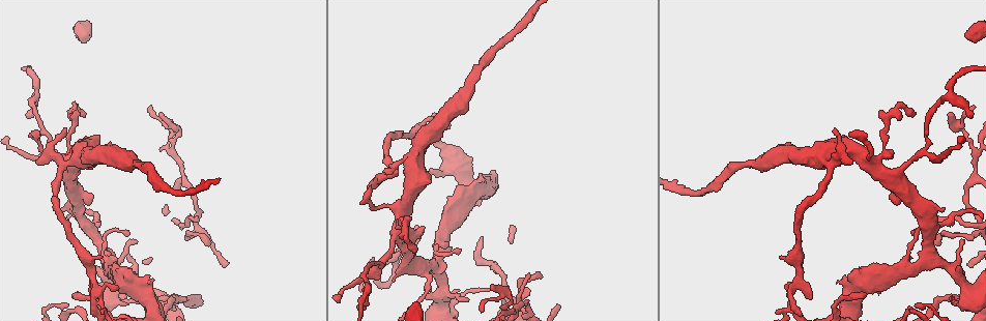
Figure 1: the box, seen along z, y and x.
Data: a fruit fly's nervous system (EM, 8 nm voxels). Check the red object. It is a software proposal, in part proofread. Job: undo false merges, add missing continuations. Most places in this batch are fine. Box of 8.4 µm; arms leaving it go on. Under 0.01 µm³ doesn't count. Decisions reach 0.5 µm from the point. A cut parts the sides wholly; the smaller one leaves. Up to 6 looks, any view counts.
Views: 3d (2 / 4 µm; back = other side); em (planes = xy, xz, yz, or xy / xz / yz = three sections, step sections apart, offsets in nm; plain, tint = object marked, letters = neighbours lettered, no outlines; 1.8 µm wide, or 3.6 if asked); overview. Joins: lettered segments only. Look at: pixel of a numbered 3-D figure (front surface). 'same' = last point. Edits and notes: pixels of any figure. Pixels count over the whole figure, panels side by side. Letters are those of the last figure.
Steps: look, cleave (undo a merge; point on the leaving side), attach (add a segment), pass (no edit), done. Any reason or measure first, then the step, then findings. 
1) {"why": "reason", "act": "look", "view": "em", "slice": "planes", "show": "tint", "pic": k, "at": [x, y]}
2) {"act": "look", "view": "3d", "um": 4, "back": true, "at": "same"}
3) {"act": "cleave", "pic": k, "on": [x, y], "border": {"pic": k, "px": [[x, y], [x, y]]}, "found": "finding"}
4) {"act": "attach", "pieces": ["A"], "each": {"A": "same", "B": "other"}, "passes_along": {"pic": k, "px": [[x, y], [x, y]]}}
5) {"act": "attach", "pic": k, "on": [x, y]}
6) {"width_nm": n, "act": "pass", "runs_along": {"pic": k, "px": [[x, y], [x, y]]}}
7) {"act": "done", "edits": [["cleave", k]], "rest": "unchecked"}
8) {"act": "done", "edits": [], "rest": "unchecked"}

{"why": "free end", "act": "look", "view": "em", "slice": "planes", "show": "letters", "pic": 1, "at": [839, 281]}

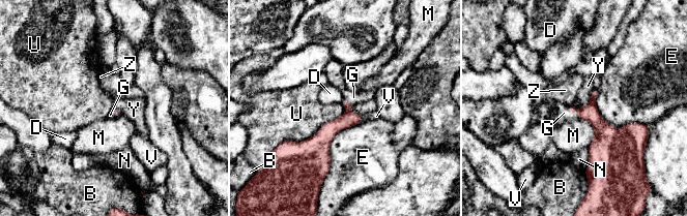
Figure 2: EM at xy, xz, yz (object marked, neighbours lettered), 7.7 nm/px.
{"act": "pass", "each": {"B": "other", "D": "other", "E": "other", "G": "other", "M": "other", "N": "other", "U": "other", "V": "other", "Y": "other", "Z": "other"}, "found": "no lettered segment goes on from it"}

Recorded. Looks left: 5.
{"why": "sharp bend", "act": "look", "view": "em", "slice": "planes", "show": "tint", "pic": 1, "at": [439, 308]}

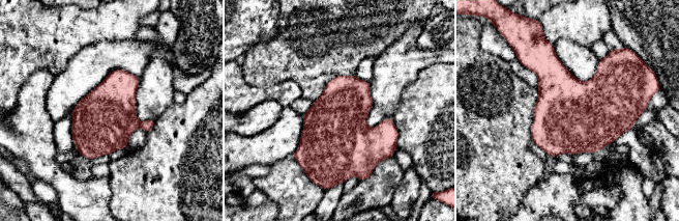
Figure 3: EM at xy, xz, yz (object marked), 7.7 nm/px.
{"why": "see the neighbours", "act": "look", "view": "em", "slice": "planes", "show": "letters", "at": "same"}

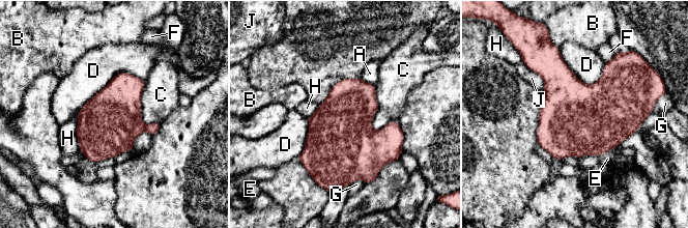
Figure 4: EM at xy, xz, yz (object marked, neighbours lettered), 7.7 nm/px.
{"longest_contact_nm": ["D", 600], "act": "pass", "each": {"A": "other", "B": "other", "C": "other", "D": "other", "E": "other", "F": "other", "G": "other", "H": "other", "J": "other"}, "border": {"pic": 4, "px": [[374, 86], [372, 127], [379, 131]]}, "found": "one neuron here"}

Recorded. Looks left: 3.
{"act": "look", "view": "3d", "um": 4, "pic": 1, "at": [956, 298]}

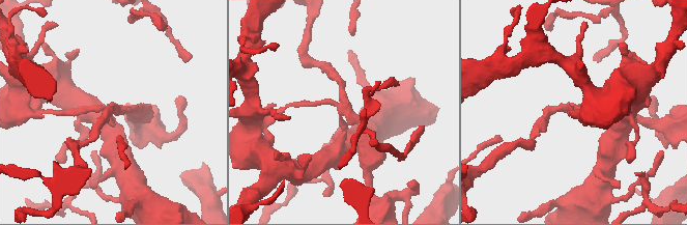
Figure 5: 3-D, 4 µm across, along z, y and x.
{"arms": 4, "why": "shape alone is not enough", "act": "look", "view": "em", "slice": "xy", "step": 16, "show": "tint", "pic": 5, "at": [114, 108]}

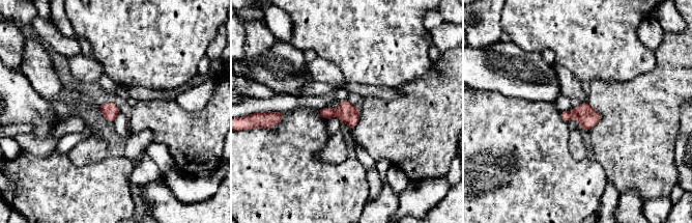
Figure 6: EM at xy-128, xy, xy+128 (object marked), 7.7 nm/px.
{"why": "another direction", "act": "look", "view": "em", "slice": "planes", "show": "letters", "at": "same"}

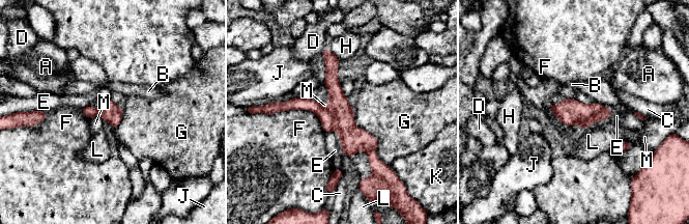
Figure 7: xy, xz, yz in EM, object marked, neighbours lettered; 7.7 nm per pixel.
{"width_nm": 160, "act": "cleave", "pic": 7, "on": [352, 139], "each": {"A": "other", "B": "other", "C": "other", "D": "other", "E": "other", "F": "other", "G": "other", "H": "other", "J": "other", "K": "other", "L": "other", "M": "other"}, "border": {"pic": 7, "px": [[328, 109], [333, 114], [336, 130]]}, "found": "a second neuron is stuck on"}

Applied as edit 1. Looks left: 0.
{"act": "done", "edits": [["cleave", 7]], "rest": "unchecked"}

